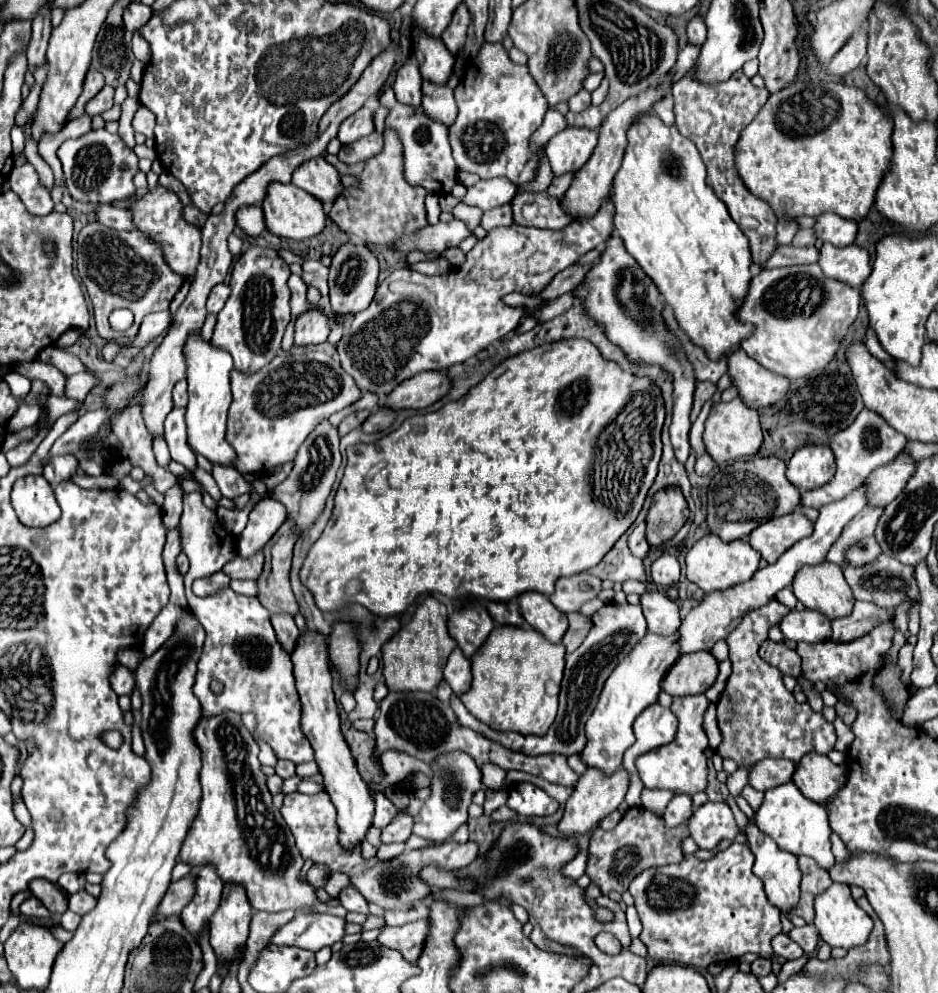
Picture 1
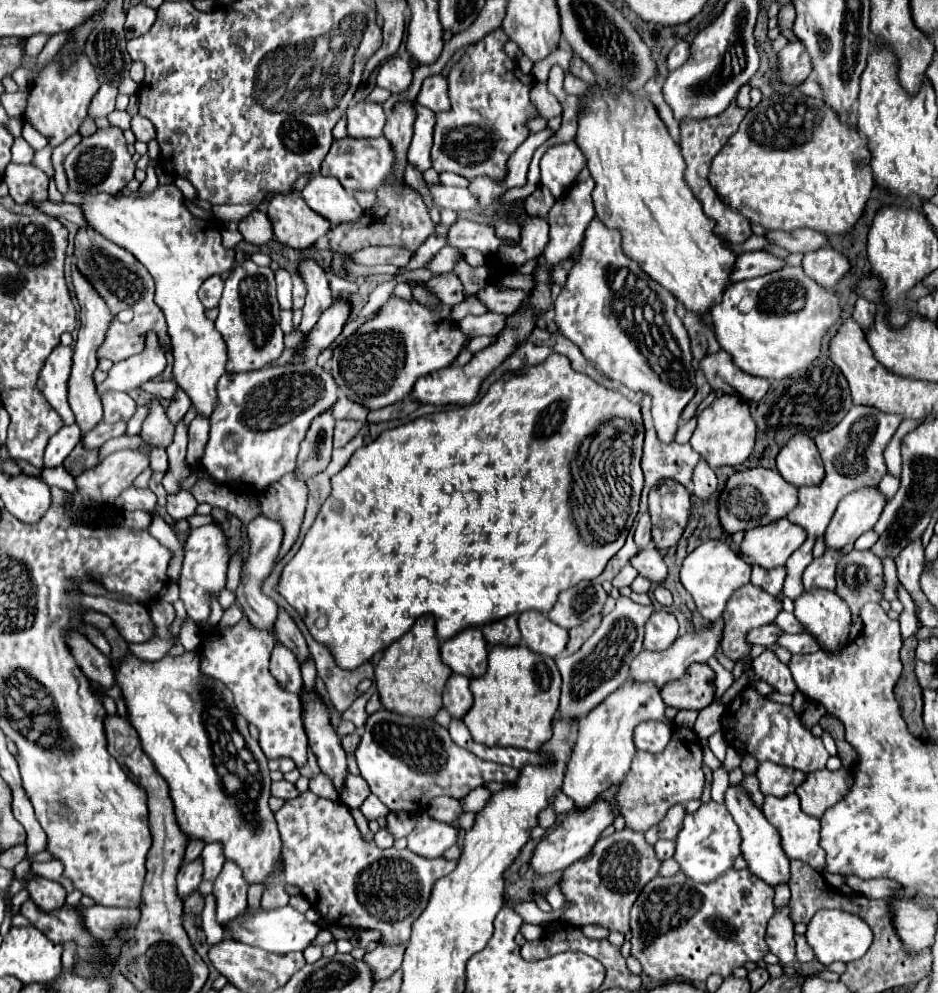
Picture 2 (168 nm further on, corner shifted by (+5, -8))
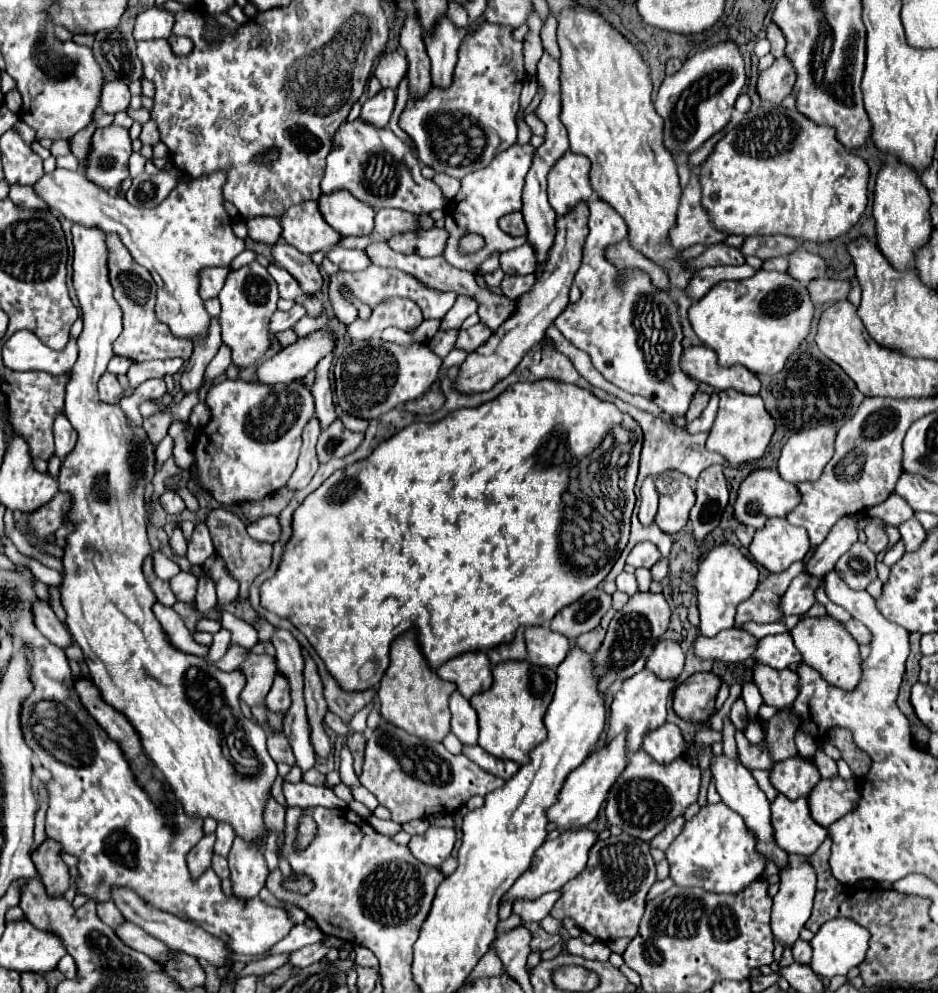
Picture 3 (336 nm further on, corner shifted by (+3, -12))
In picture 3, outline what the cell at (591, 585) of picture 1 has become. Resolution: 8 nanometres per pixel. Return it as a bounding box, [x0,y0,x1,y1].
[550,589,612,641]

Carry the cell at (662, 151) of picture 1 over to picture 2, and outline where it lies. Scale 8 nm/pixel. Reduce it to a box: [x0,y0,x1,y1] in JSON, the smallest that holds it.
[574,87,736,321]

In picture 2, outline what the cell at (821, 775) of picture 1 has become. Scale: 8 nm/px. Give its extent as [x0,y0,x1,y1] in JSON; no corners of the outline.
[796,767,852,817]

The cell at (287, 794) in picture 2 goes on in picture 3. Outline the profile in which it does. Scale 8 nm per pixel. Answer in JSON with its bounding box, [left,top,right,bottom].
[284,781,346,809]

